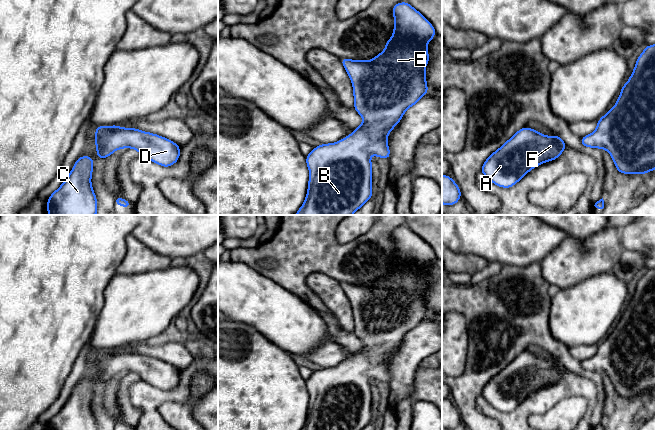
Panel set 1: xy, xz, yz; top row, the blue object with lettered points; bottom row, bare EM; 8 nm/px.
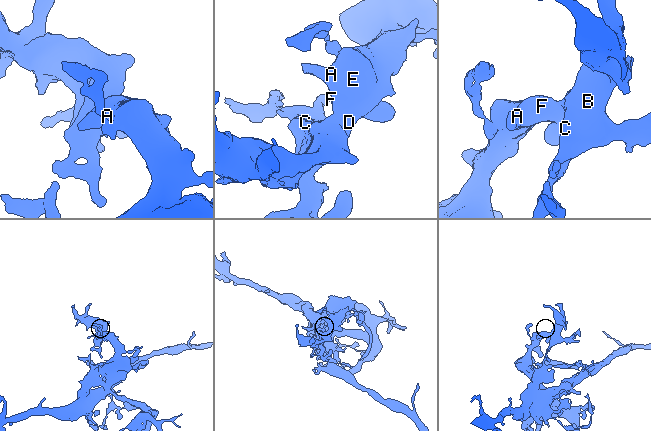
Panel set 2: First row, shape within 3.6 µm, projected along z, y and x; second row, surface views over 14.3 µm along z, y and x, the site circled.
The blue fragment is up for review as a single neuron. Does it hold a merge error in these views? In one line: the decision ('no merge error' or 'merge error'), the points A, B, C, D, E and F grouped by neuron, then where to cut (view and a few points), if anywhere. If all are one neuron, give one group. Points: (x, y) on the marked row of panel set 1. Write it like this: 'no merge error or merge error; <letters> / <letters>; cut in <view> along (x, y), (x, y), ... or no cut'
no merge error; A B C D E F; no cut

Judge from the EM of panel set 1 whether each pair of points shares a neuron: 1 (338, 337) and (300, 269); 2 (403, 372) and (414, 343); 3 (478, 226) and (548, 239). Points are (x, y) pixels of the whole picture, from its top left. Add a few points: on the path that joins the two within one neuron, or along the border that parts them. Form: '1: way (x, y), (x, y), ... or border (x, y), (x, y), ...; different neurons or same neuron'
1: way (329, 320), (327, 315), (300, 286); same neuron
2: way (403, 365), (412, 350); same neuron
3: way (495, 226), (501, 226), (520, 239), (531, 239); same neuron

